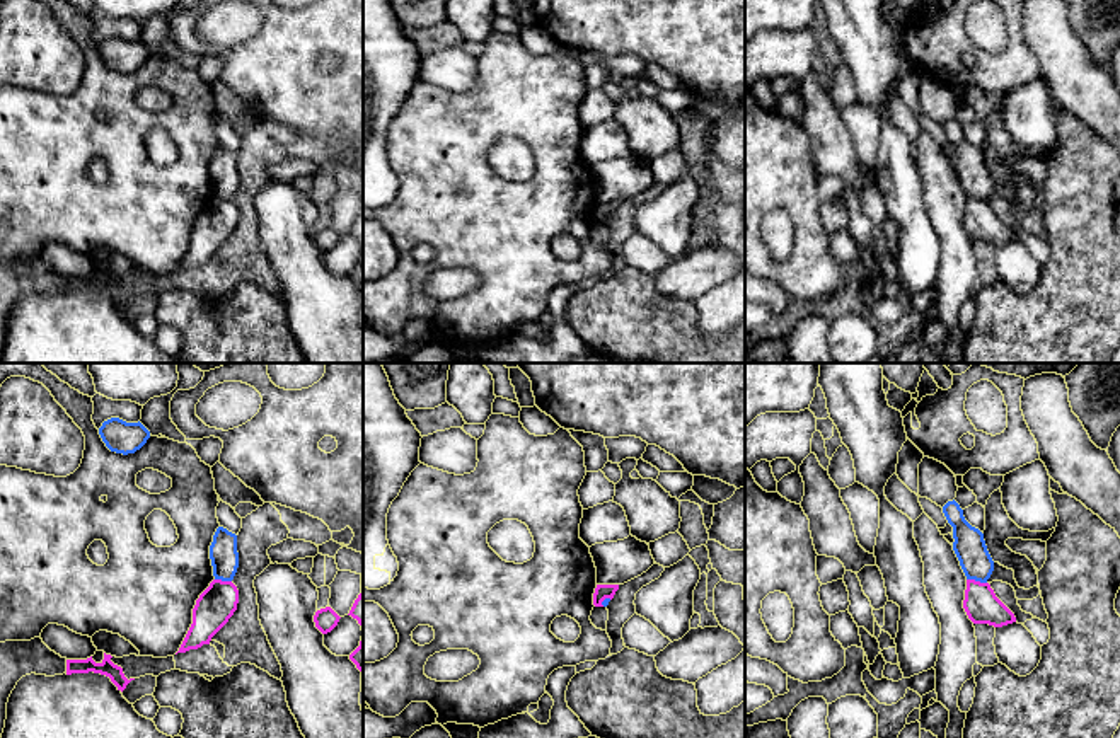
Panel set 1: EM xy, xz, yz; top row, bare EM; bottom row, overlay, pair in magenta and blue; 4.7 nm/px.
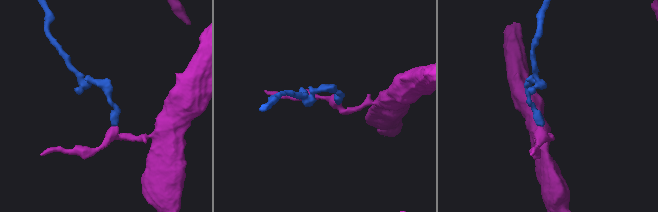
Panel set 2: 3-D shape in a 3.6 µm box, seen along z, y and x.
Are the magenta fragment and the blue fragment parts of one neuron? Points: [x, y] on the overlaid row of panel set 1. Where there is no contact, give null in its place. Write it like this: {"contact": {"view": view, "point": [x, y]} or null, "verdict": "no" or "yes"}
{"contact": {"view": "yz", "point": [977, 582]}, "verdict": "no"}

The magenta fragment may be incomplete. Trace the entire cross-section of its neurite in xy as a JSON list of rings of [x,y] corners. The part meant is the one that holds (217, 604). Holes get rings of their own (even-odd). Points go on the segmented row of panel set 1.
[[[213,579],[193,608],[193,624],[177,653],[210,644],[237,610],[239,590],[232,581]]]

